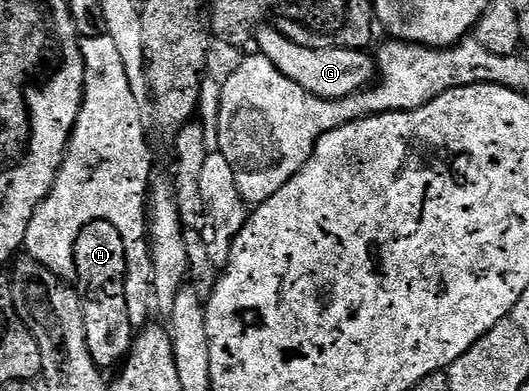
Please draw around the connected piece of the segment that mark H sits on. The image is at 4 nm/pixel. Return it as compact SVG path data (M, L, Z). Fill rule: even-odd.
M110 222L87 224L83 232L79 232L79 240L75 240L75 268L75 289L81 295L87 348L91 352L91 360L95 360L102 371L109 372L112 366L117 368L124 363L135 337L127 289L129 265L119 228Z

